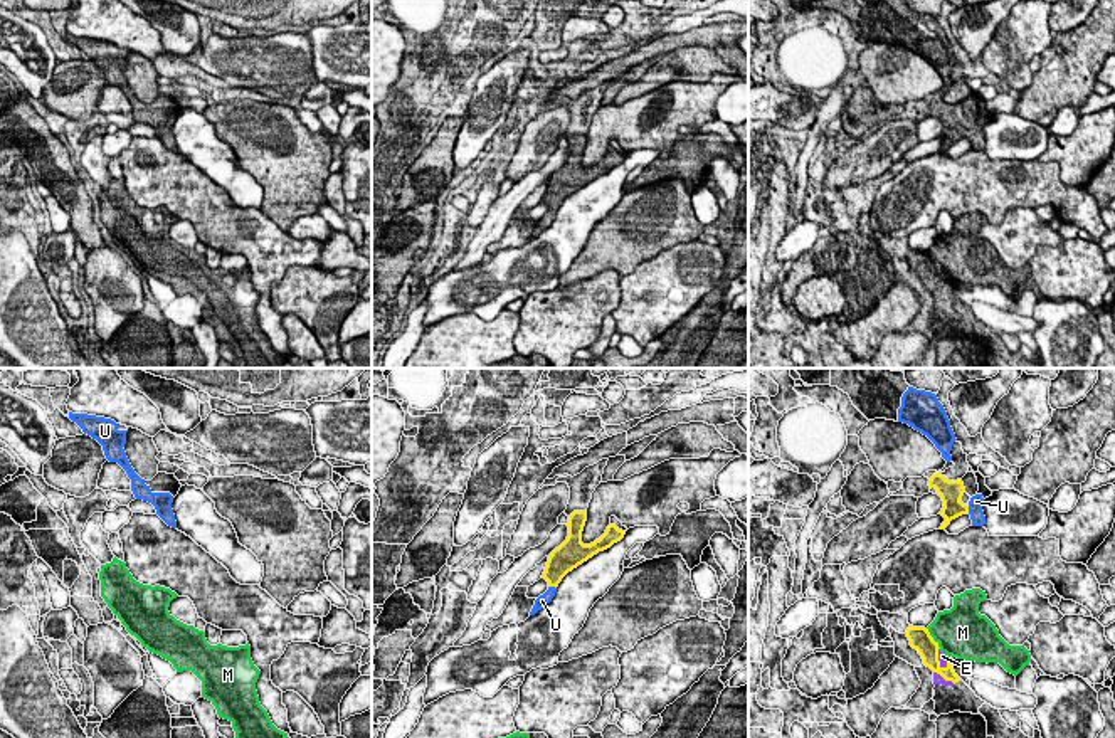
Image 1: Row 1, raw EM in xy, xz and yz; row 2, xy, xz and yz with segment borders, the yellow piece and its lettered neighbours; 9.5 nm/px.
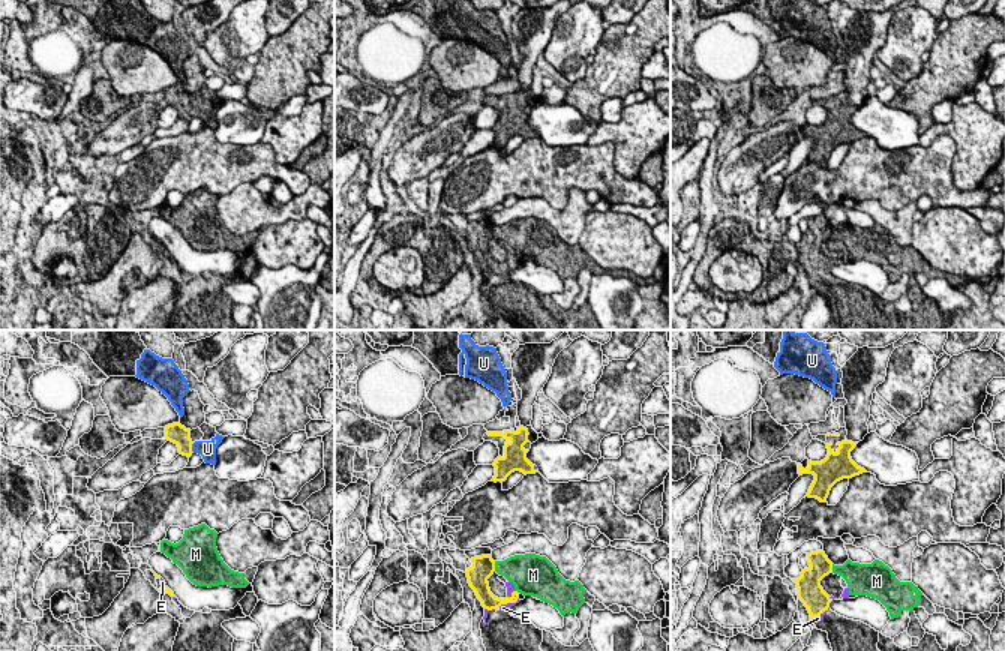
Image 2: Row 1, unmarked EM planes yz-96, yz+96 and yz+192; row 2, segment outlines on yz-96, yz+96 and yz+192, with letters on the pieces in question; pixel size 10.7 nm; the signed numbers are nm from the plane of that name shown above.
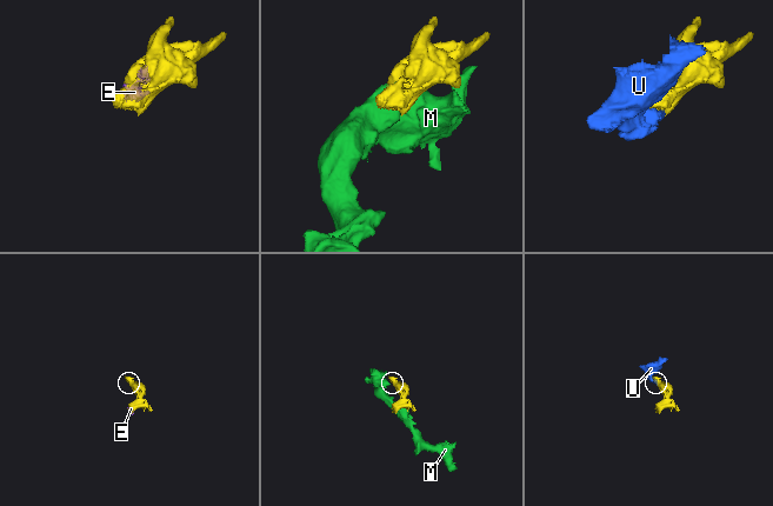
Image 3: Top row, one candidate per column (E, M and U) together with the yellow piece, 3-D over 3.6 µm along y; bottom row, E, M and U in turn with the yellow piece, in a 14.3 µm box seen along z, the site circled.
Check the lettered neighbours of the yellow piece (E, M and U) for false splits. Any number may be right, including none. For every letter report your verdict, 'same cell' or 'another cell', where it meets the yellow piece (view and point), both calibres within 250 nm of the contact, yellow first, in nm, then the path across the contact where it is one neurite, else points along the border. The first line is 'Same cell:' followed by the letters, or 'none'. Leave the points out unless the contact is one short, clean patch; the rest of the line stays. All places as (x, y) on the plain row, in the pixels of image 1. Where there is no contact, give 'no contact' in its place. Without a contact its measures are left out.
Same cell: E, U
E: same cell | yz (937, 283) | 220/90 nm
M: another cell | yz (932, 261) | 220/440 nm | along yz (927, 251), (940, 271)
U: same cell | xz (552, 209) | 240/120 nm

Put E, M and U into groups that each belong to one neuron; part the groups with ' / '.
E U / M

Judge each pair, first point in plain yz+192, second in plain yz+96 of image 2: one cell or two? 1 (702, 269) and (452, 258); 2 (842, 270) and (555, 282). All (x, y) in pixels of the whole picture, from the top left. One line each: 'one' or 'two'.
1: one
2: one

